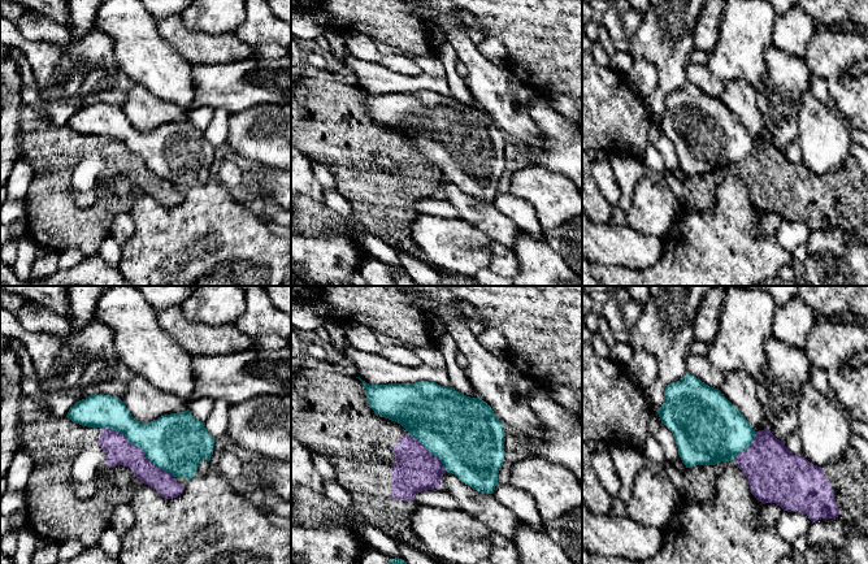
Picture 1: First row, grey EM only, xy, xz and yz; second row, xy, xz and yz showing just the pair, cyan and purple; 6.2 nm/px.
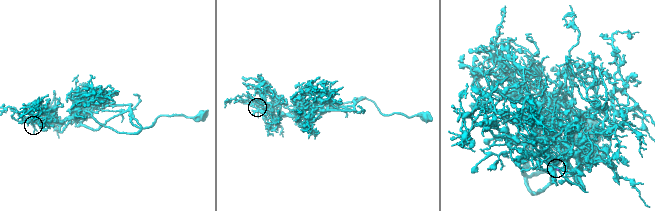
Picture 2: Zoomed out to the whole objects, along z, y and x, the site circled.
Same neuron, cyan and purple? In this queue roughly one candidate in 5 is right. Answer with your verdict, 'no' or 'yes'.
no

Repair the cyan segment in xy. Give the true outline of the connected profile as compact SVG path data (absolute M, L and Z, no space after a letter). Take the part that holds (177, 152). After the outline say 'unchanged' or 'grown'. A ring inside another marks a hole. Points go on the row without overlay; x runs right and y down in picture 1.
M99 103L77 110L66 126L82 135L112 138L122 142L131 153L144 161L153 174L187 190L198 183L199 173L203 169L209 170L213 164L214 148L204 136L204 131L192 125L188 118L165 123L144 133L131 125L120 107Z; unchanged

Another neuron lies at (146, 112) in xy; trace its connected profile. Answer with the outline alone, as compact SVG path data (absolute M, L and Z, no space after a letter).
M133 82L121 109L131 125L144 133L165 123L188 118L188 110L186 108L157 99L136 82Z

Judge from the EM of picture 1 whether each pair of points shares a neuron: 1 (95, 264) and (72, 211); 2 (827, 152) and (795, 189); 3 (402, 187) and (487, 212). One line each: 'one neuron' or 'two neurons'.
1: two neurons
2: two neurons
3: two neurons

